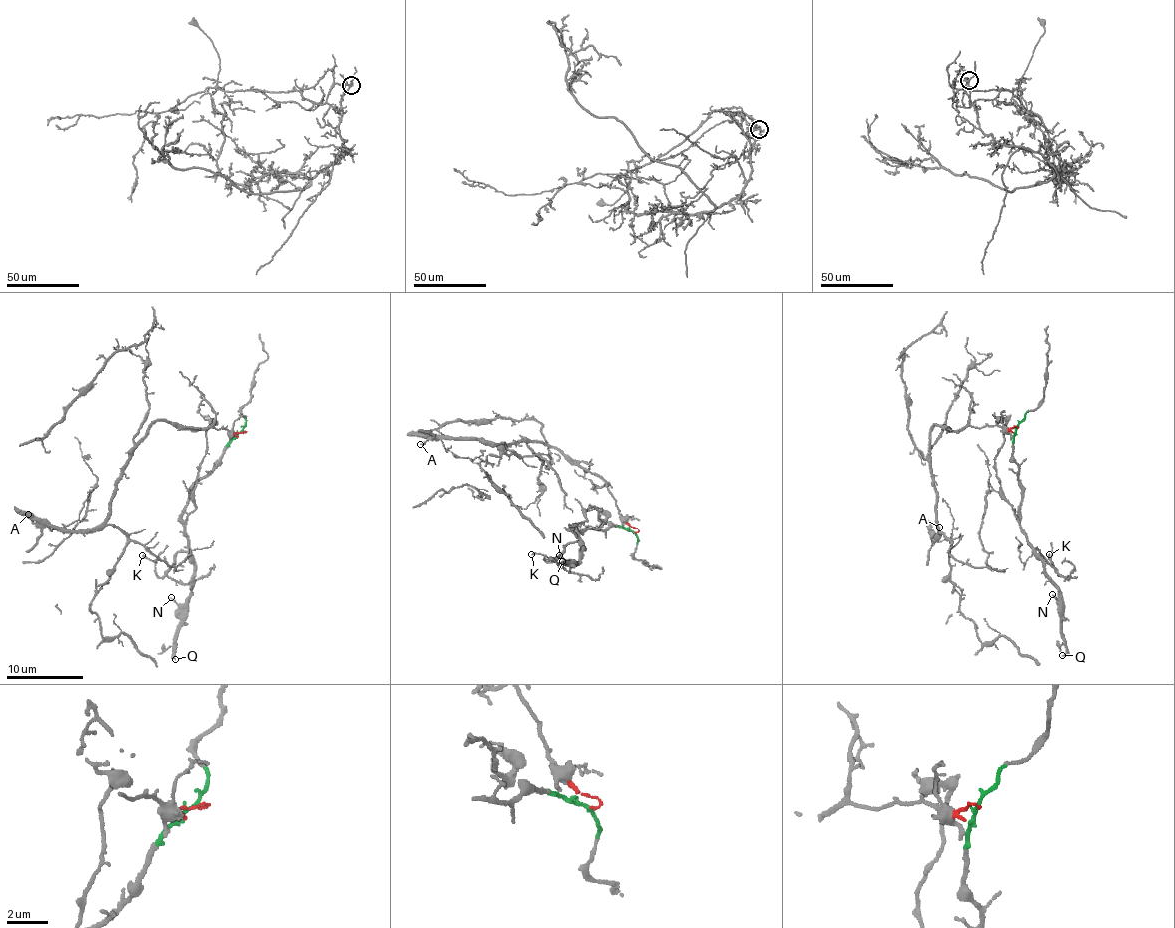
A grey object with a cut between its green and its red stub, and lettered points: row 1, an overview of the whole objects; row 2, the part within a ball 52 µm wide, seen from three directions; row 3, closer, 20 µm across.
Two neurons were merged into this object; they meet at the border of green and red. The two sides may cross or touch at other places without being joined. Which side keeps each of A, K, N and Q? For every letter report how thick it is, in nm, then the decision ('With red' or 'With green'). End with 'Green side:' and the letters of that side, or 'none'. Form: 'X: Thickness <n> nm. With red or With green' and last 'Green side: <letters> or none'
A: Thickness 110 nm. With red
K: Thickness 140 nm. With green
N: Thickness 120 nm. With green
Q: Thickness 220 nm. With green
Green side: K, N, Q

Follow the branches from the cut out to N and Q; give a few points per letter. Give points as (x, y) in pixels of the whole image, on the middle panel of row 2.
N: (633, 532), (615, 525), (603, 530), (573, 526), (582, 554), (578, 561), (572, 562), (559, 555)
Q: (633, 532), (615, 525), (603, 530), (572, 527), (575, 528), (582, 547), (580, 559), (561, 565), (561, 561)

